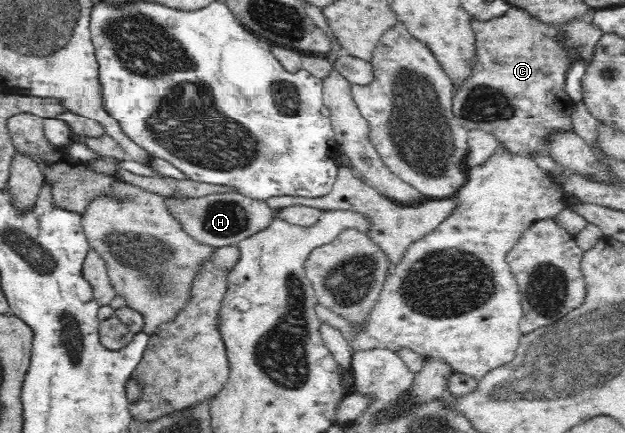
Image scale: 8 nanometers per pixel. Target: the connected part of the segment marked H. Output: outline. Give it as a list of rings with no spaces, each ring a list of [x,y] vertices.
[[[239,193],[208,194],[202,198],[177,198],[166,199],[167,211],[180,223],[181,228],[196,242],[222,248],[222,246],[234,246],[246,238],[250,238],[256,232],[262,232],[270,226],[272,218],[277,211],[264,201],[254,201]]]

